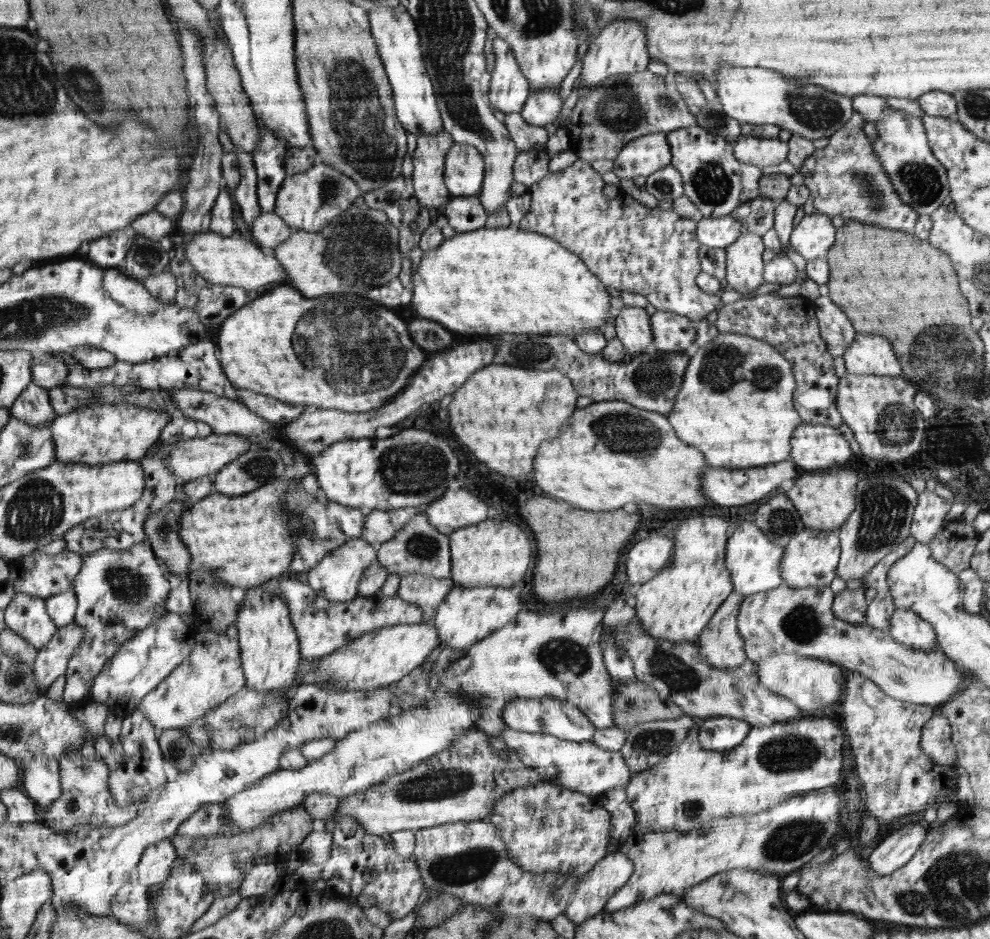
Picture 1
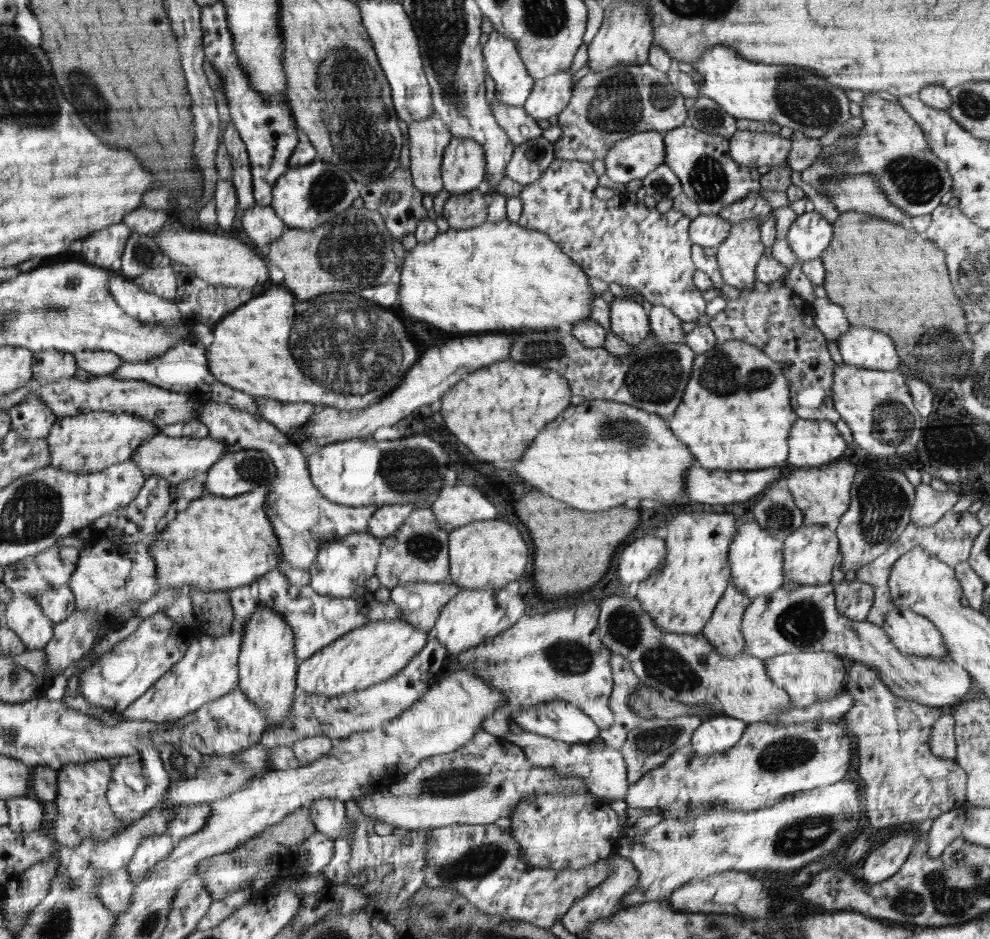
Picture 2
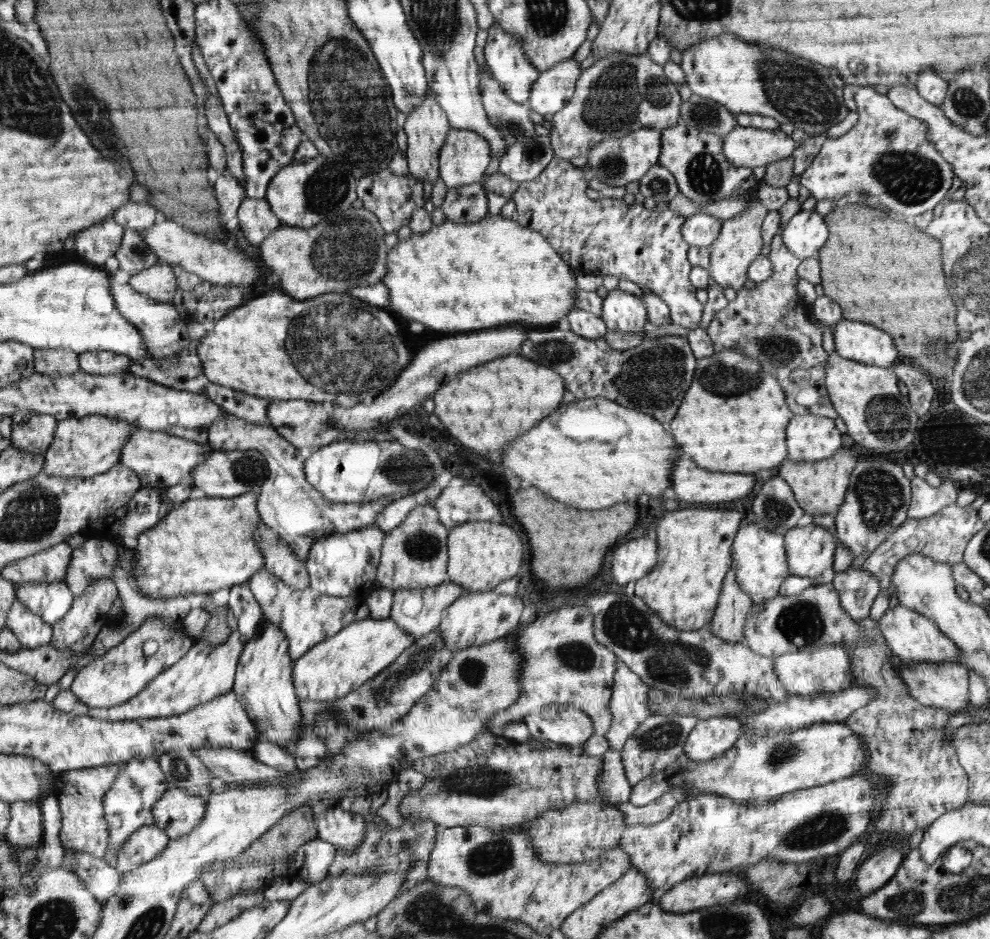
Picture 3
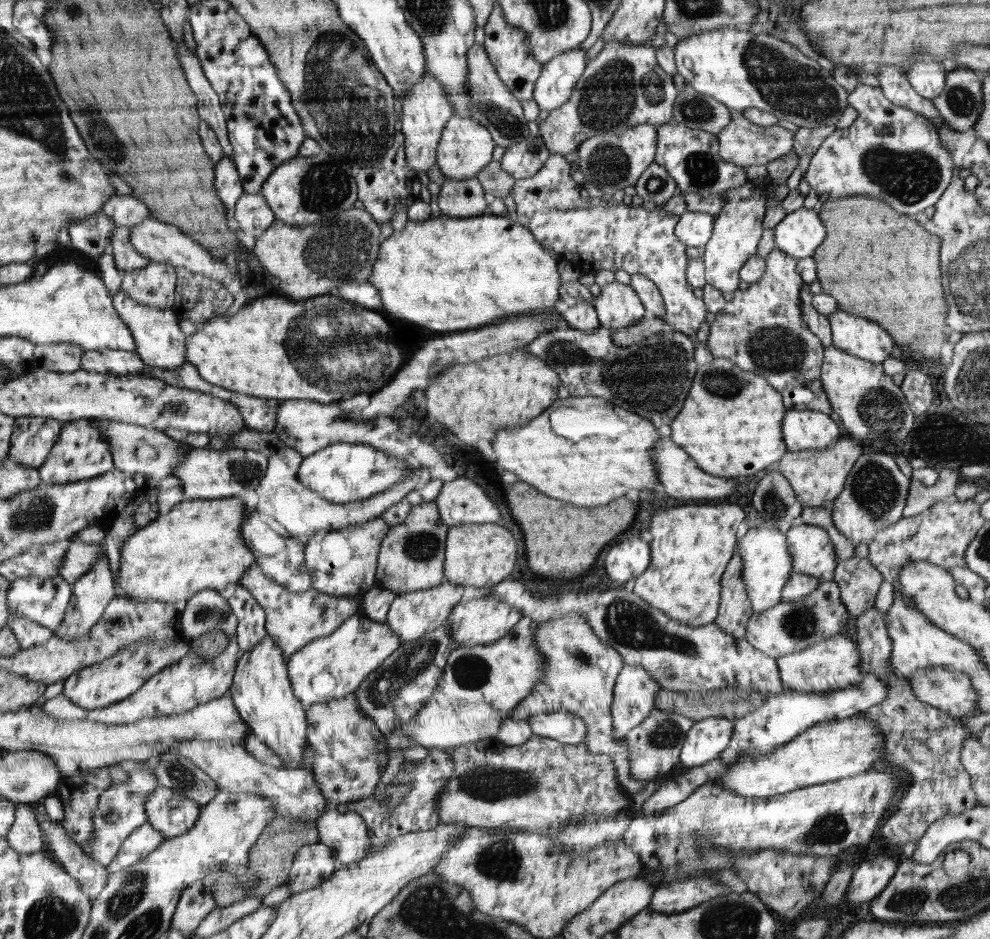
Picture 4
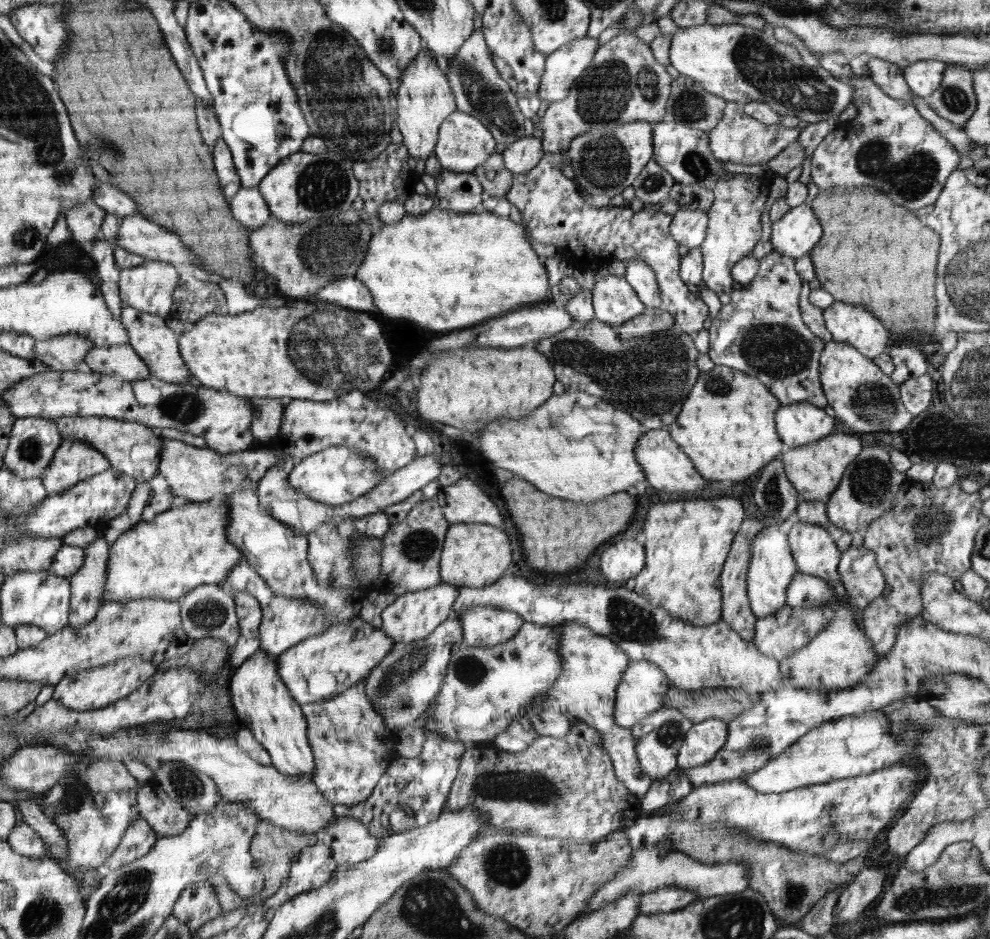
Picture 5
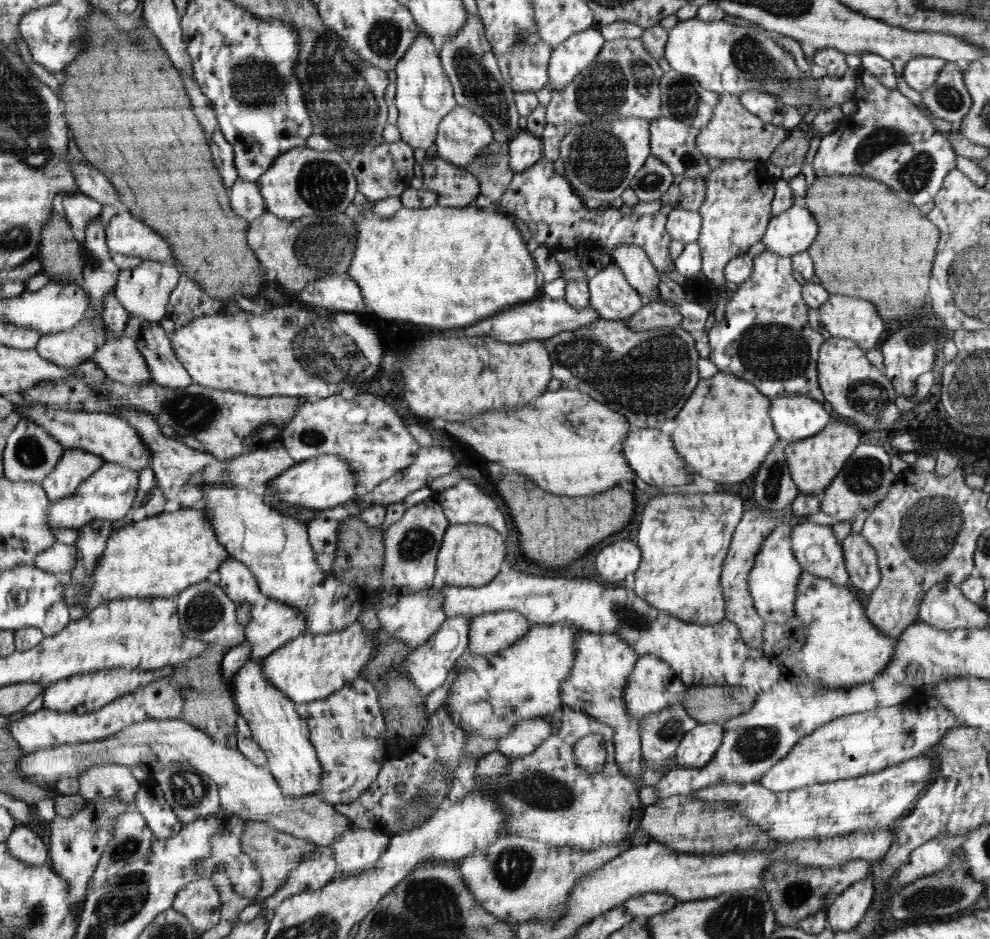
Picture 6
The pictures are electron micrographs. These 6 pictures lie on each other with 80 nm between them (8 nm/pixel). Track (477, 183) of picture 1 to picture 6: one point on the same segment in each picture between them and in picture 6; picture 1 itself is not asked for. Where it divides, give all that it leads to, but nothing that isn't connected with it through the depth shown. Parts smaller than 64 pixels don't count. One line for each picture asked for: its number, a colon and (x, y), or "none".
2: (463, 165)
3: (465, 155)
4: (465, 147)
5: (464, 142)
6: (461, 133)

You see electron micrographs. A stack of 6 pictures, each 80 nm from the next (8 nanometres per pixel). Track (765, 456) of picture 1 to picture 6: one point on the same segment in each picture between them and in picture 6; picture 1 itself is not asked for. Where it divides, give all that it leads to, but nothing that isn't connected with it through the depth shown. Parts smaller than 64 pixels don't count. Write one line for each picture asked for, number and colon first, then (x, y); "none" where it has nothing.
2: (727, 425)
3: (734, 418)
4: (730, 425)
5: (726, 426)
6: (724, 430)

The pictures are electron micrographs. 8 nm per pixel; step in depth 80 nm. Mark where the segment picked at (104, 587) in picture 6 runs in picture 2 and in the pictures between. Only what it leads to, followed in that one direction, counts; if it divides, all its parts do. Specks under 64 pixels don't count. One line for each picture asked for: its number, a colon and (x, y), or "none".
2: (216, 543)
3: (206, 544)
4: (197, 545)
5: (186, 547)

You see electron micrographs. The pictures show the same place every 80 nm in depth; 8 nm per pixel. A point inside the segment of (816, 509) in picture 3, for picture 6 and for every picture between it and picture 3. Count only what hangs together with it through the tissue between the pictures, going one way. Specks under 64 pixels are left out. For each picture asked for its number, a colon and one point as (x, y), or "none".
4: (817, 478)
5: (815, 470)
6: (813, 463)

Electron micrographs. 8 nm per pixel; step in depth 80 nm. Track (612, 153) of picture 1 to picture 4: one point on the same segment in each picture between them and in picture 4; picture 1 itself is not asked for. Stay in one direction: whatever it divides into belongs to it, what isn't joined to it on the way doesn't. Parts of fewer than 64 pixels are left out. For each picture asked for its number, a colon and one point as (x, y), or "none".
2: (604, 108)
3: (619, 94)
4: (623, 86)

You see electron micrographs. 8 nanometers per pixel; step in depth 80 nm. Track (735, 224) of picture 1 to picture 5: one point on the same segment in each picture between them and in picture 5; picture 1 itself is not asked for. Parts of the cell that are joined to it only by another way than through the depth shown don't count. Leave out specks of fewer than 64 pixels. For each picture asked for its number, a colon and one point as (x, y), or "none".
2: (708, 231)
3: (702, 230)
4: (694, 229)
5: (687, 227)

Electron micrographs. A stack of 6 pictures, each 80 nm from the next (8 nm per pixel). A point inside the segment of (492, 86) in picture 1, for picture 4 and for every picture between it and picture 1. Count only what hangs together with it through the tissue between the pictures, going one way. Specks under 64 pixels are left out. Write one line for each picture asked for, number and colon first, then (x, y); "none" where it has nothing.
2: (513, 84)
3: (504, 54)
4: (508, 47)

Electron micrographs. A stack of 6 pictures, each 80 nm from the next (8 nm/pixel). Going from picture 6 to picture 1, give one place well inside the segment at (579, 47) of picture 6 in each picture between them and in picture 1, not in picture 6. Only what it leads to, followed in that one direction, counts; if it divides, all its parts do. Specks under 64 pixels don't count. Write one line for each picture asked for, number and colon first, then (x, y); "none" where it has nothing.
1: (543, 107)
2: (549, 96)
3: (554, 88)
4: (553, 88)
5: (564, 66)

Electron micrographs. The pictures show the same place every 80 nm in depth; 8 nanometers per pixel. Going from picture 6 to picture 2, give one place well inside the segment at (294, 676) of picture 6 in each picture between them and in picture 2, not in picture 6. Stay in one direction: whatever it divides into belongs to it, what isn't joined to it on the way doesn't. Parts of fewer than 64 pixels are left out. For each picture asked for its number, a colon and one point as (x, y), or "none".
2: (367, 655)
3: (332, 670)
4: (332, 667)
5: (319, 668)

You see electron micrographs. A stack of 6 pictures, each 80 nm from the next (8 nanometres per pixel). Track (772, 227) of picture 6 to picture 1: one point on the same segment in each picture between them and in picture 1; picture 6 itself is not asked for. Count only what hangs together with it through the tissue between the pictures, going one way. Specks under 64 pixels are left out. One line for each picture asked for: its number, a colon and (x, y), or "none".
1: (812, 238)
2: (808, 236)
3: (804, 234)
4: (801, 232)
5: (796, 233)

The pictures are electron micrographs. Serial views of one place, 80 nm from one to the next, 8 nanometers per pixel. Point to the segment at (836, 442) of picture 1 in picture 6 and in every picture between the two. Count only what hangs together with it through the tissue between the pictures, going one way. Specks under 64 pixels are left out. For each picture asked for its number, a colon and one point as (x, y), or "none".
2: (811, 443)
3: (809, 438)
4: (804, 430)
5: (802, 423)
6: (795, 418)

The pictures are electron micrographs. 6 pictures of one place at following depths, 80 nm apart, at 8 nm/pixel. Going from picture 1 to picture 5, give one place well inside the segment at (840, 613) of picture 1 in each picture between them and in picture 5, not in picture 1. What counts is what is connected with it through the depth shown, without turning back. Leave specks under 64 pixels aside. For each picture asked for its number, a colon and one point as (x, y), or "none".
2: (853, 598)
3: (858, 589)
4: (859, 582)
5: (864, 581)

